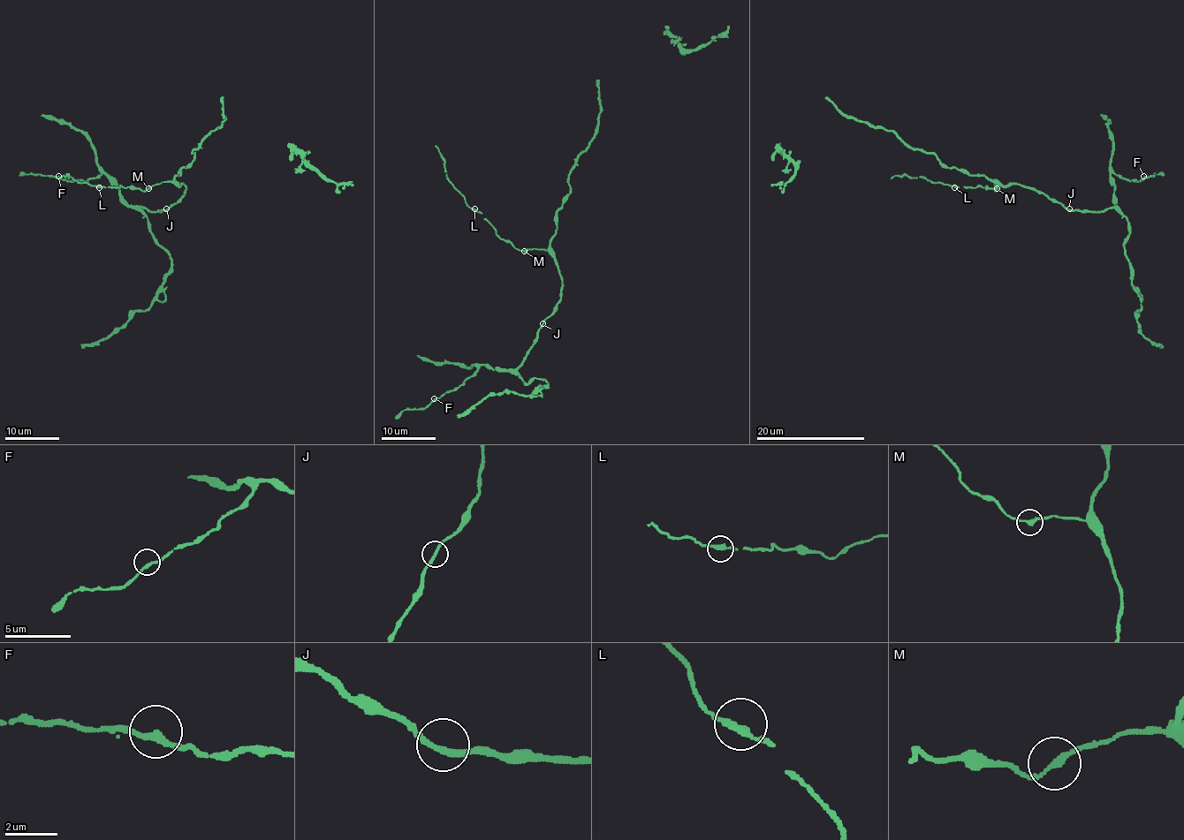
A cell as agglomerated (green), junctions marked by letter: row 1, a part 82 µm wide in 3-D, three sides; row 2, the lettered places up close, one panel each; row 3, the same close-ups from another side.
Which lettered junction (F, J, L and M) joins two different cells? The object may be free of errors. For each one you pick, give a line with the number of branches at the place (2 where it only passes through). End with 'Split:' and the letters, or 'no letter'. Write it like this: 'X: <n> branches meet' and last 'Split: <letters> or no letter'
Split: no letter

